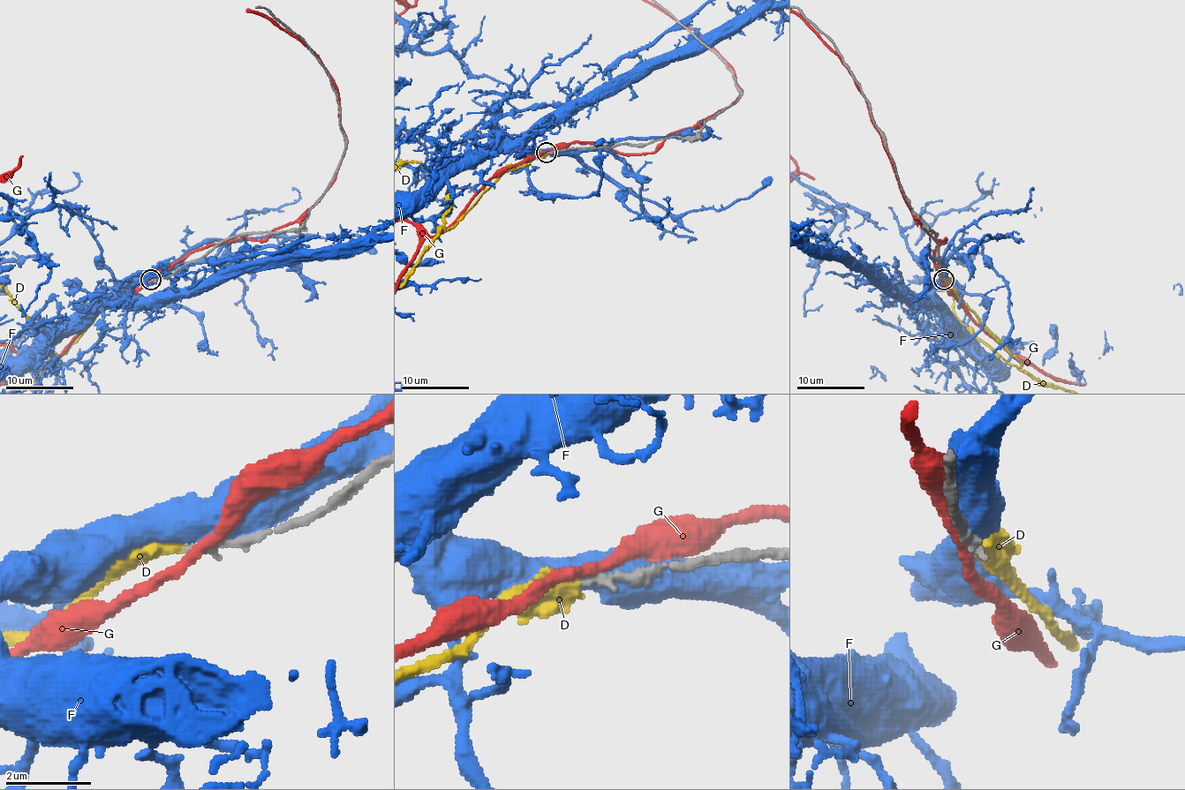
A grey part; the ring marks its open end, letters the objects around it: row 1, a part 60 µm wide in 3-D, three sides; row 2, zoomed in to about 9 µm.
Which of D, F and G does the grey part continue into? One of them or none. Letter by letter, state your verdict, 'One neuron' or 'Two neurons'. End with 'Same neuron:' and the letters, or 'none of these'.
D: One neuron
F: Two neurons
G: Two neurons
Same neuron: D

